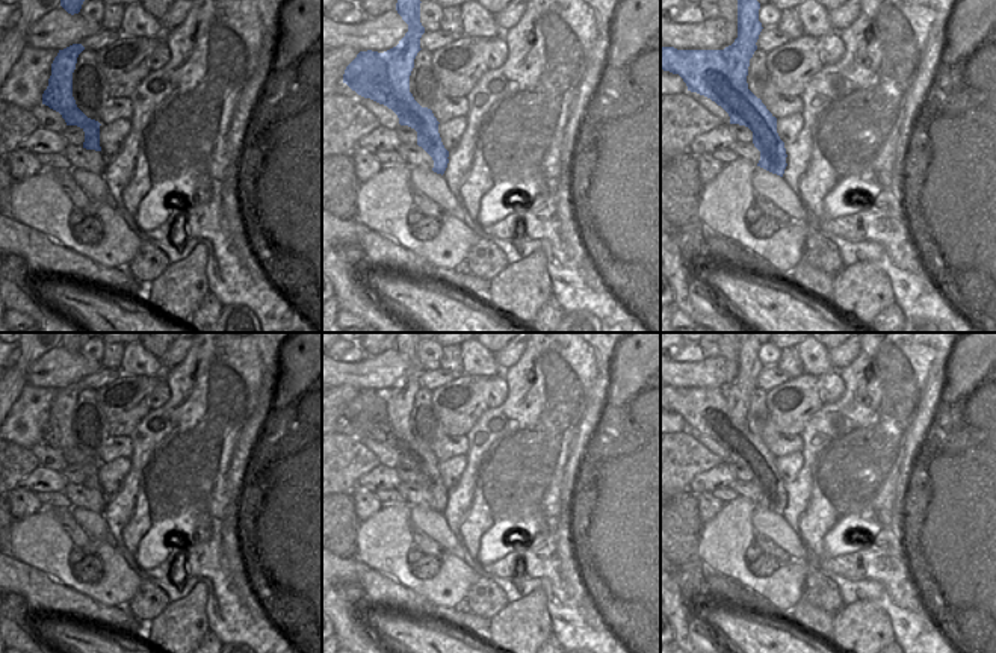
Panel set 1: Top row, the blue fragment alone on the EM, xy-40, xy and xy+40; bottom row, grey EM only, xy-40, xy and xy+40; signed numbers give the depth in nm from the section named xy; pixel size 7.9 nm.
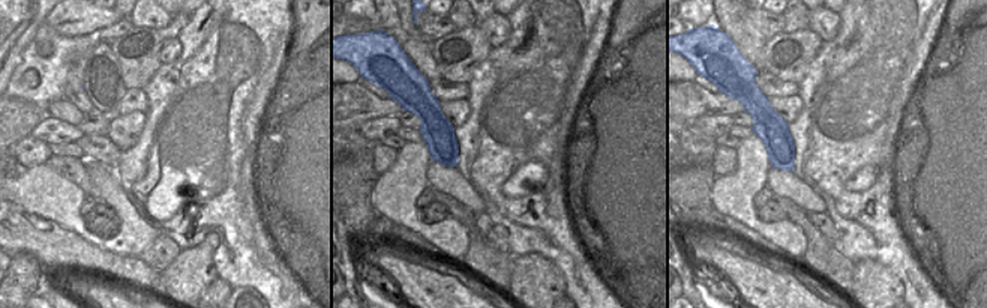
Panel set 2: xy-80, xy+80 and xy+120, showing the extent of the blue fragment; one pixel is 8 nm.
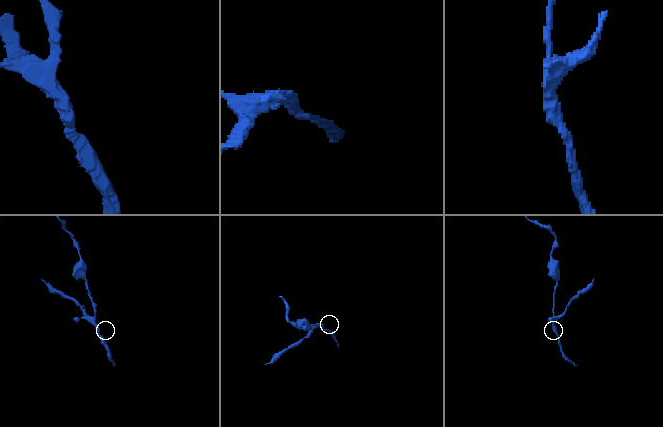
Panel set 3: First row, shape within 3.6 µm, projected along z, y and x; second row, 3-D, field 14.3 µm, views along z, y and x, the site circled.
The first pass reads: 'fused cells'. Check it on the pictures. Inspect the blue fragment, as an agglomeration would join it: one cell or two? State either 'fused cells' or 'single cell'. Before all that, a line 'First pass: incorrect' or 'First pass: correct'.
First pass: correct
fused cells

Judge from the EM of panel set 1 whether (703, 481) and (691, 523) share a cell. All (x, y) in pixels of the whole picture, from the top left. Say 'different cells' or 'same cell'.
different cells

